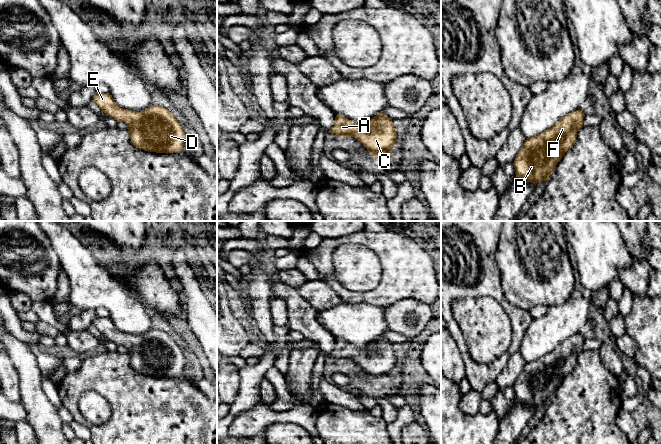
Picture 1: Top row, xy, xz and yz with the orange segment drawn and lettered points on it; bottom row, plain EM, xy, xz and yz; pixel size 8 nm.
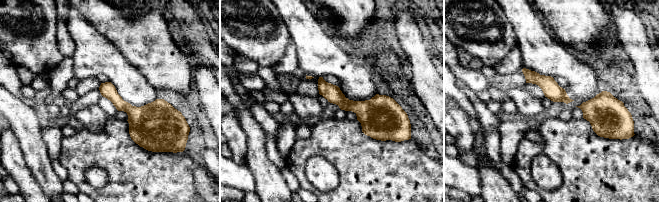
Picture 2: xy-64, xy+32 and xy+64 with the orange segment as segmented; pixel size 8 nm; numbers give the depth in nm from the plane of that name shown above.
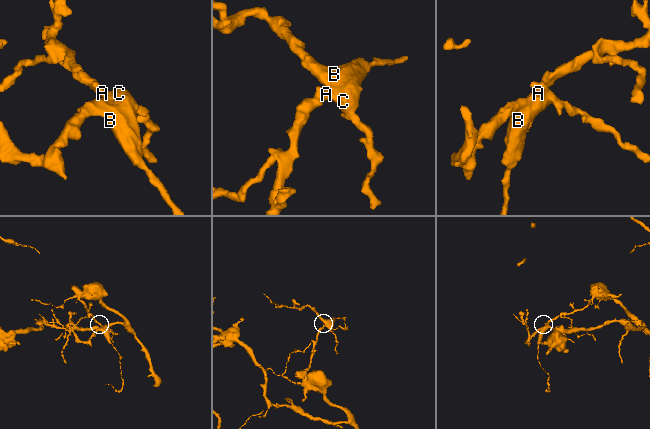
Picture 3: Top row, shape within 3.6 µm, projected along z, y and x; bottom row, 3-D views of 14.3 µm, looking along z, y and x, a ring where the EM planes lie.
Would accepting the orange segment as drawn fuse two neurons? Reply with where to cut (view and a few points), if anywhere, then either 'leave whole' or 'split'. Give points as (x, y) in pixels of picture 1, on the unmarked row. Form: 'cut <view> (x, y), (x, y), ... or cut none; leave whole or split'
cut none; leave whole

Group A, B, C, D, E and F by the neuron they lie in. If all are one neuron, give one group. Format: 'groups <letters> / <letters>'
groups A B C D E F

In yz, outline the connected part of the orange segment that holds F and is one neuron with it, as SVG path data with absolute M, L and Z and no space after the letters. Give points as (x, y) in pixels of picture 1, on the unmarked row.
M579 333L557 345L538 360L527 362L513 389L516 401L536 409L547 405L583 351L585 338Z

